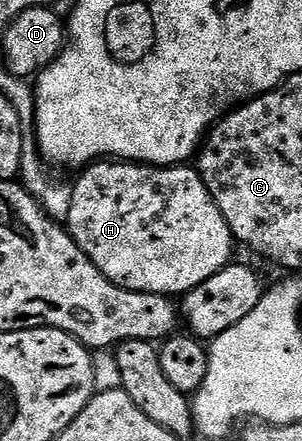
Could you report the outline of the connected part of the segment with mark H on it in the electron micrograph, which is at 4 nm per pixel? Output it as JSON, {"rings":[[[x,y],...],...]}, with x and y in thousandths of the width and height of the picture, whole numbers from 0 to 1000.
{"rings":[[[311,367],[265,392],[268,410],[238,420],[242,447],[235,449],[235,485],[222,501],[222,524],[238,535],[242,546],[301,585],[308,601],[361,633],[371,644],[394,646],[397,653],[417,653],[437,662],[497,662],[530,671],[563,676],[596,676],[616,662],[629,662],[646,649],[685,639],[725,612],[738,612],[775,587],[772,562],[778,546],[725,467],[699,449],[685,422],[666,410],[649,379],[639,376],[563,376],[556,381],[523,381],[517,376],[483,376],[437,367]]]}

